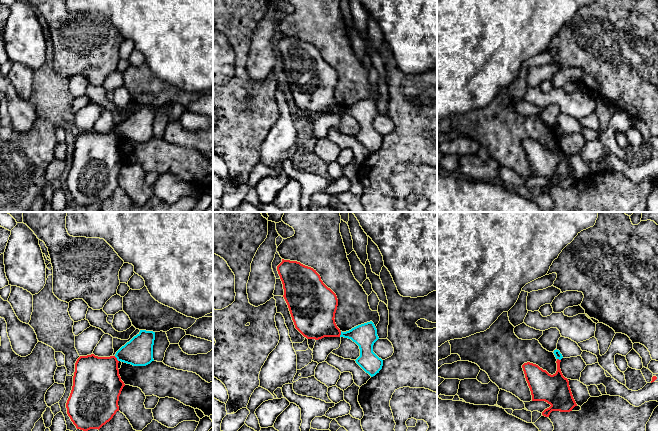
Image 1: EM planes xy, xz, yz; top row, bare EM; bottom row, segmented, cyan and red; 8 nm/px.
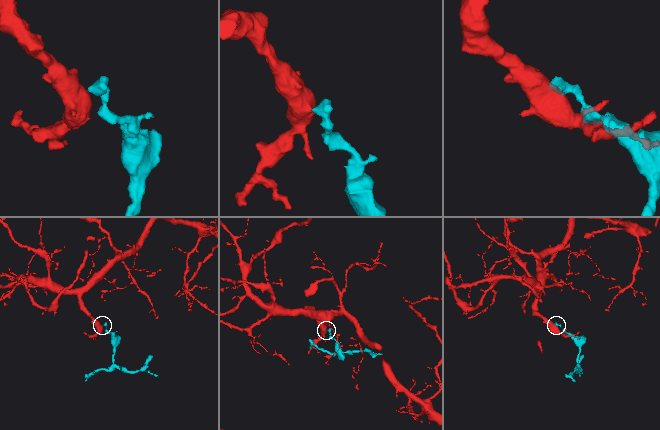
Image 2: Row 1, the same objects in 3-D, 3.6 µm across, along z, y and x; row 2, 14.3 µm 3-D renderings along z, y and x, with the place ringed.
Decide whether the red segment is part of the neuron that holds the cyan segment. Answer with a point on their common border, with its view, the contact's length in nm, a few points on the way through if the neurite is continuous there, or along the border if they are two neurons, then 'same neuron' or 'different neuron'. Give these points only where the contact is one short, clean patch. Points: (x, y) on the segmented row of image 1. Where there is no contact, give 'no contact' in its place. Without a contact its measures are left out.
xz (341, 334) | 50 nm | along xz (341, 331), (339, 336) | different neuron

